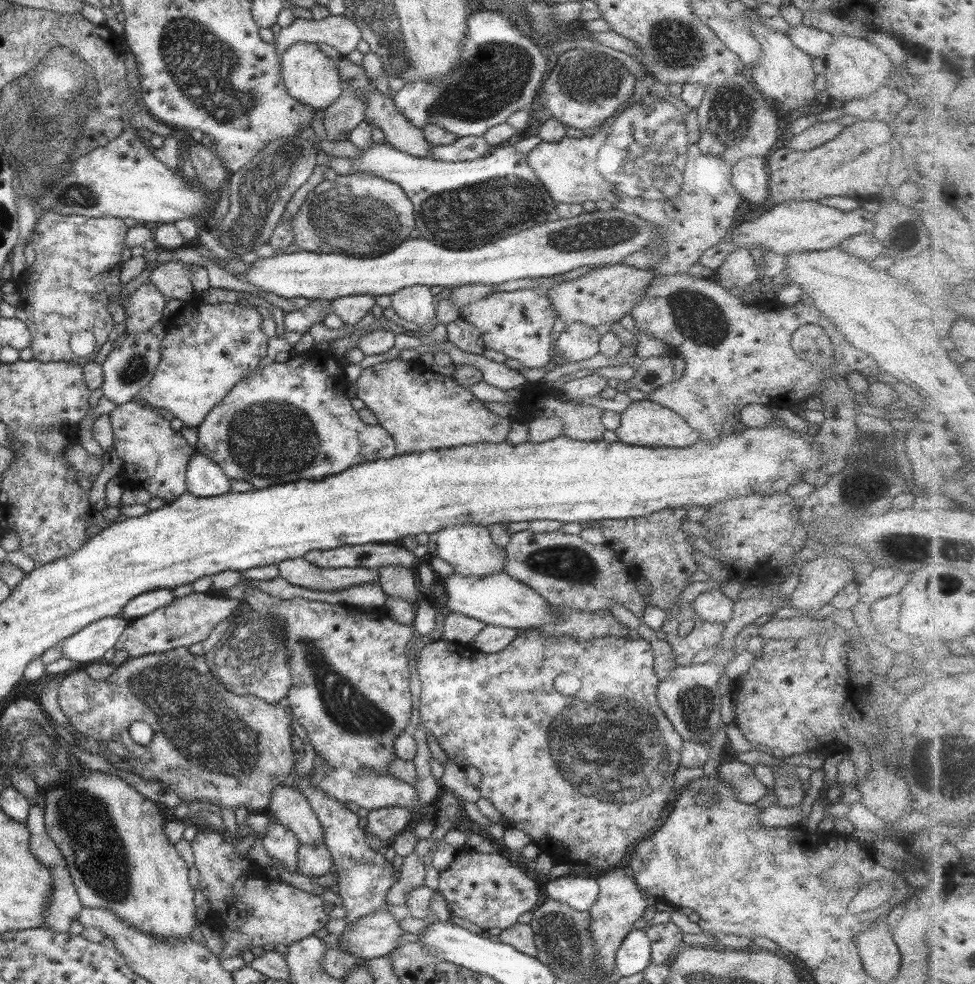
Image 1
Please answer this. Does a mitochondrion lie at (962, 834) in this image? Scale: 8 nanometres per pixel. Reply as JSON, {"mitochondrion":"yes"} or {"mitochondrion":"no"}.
{"mitochondrion":"no"}

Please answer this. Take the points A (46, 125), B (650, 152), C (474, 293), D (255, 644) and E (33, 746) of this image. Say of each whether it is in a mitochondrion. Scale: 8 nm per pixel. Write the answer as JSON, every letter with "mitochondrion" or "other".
{"A":"mitochondrion","B":"mitochondrion","C":"other","D":"mitochondrion","E":"mitochondrion"}

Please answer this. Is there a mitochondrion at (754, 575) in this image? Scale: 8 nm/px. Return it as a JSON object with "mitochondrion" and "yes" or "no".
{"mitochondrion":"no"}

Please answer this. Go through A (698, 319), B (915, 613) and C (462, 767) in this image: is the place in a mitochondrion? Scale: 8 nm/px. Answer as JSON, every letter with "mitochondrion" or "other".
{"A":"mitochondrion","B":"other","C":"other"}

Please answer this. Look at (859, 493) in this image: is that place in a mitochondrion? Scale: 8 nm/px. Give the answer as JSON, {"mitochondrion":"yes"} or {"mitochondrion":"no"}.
{"mitochondrion":"yes"}

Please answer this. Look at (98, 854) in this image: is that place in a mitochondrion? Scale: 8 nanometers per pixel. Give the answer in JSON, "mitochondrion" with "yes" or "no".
{"mitochondrion":"yes"}

